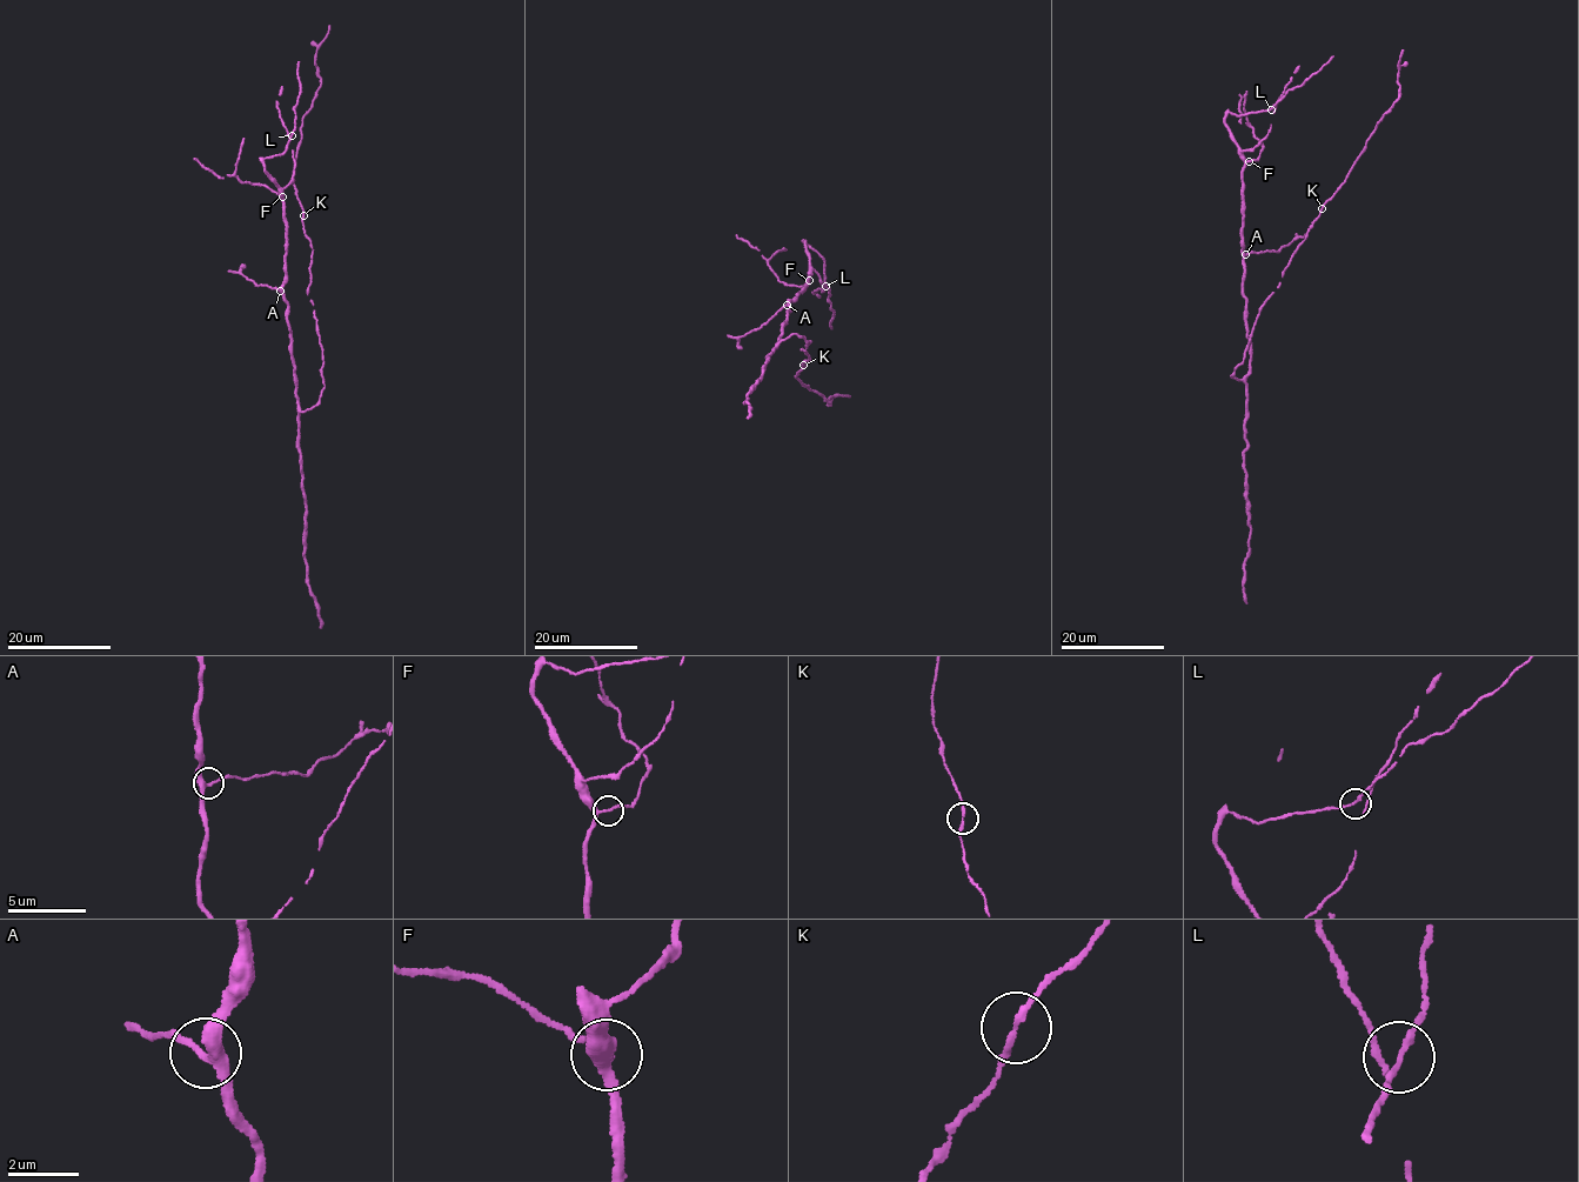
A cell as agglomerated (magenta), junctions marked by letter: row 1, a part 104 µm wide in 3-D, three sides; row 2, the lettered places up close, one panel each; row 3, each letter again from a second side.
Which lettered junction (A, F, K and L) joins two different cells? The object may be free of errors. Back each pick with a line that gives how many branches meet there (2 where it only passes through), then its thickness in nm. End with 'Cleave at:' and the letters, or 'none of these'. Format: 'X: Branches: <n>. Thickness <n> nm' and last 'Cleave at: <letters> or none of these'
Cleave at: none of these

